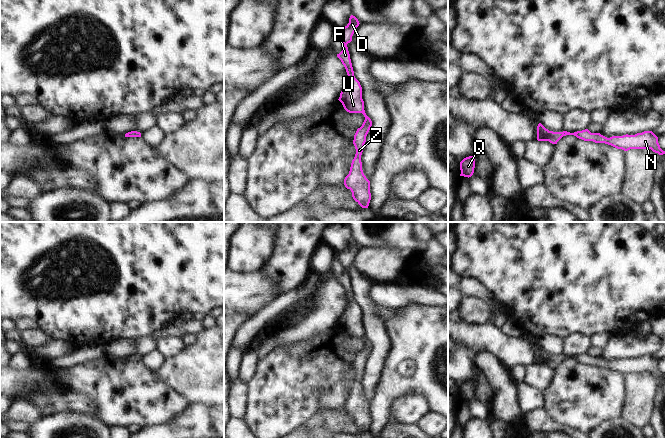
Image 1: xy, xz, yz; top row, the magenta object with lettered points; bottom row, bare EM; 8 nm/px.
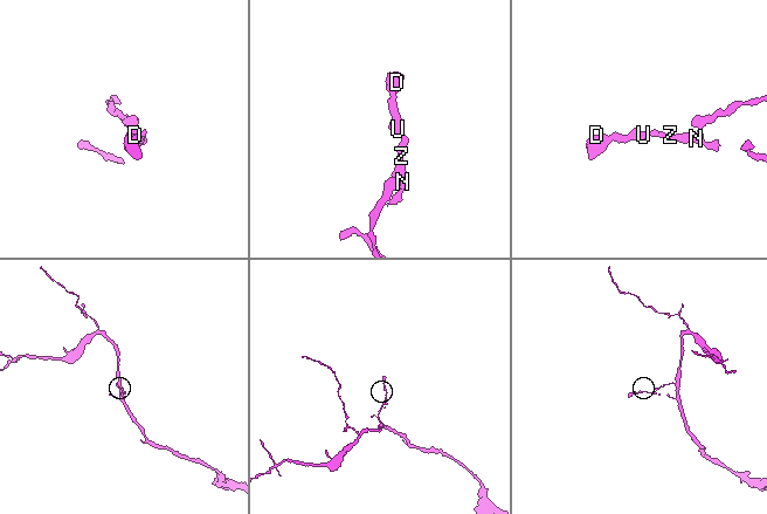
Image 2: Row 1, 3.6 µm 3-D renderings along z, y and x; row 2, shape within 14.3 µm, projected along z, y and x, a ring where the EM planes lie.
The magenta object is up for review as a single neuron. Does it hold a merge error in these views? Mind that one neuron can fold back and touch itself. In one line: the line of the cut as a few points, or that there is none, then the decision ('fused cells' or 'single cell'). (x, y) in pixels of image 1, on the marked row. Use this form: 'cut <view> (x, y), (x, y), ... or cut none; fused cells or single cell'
cut none; single cell

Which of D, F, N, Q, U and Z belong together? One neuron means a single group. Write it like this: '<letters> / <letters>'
D F N Q U Z

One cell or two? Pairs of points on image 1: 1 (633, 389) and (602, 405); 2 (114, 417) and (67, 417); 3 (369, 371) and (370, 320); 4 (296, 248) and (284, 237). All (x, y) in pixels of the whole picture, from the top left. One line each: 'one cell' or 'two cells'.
1: two cells
2: two cells
3: one cell
4: one cell

